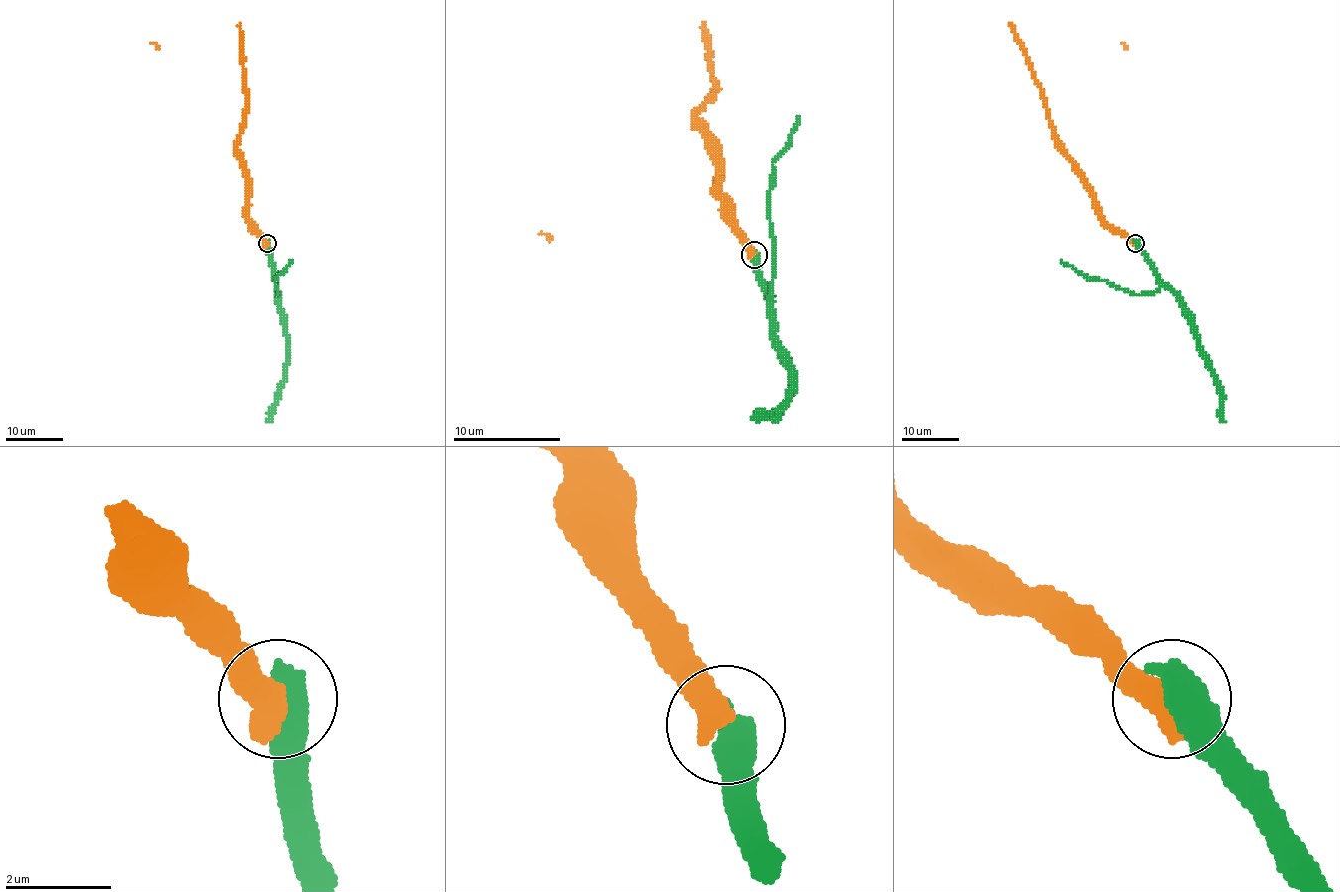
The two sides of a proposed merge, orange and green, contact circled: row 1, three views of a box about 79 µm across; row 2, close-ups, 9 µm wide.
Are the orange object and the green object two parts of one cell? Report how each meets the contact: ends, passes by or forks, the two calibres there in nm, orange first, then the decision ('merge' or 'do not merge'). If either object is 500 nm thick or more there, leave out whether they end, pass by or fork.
calibres 600 and 700 nm; merge

